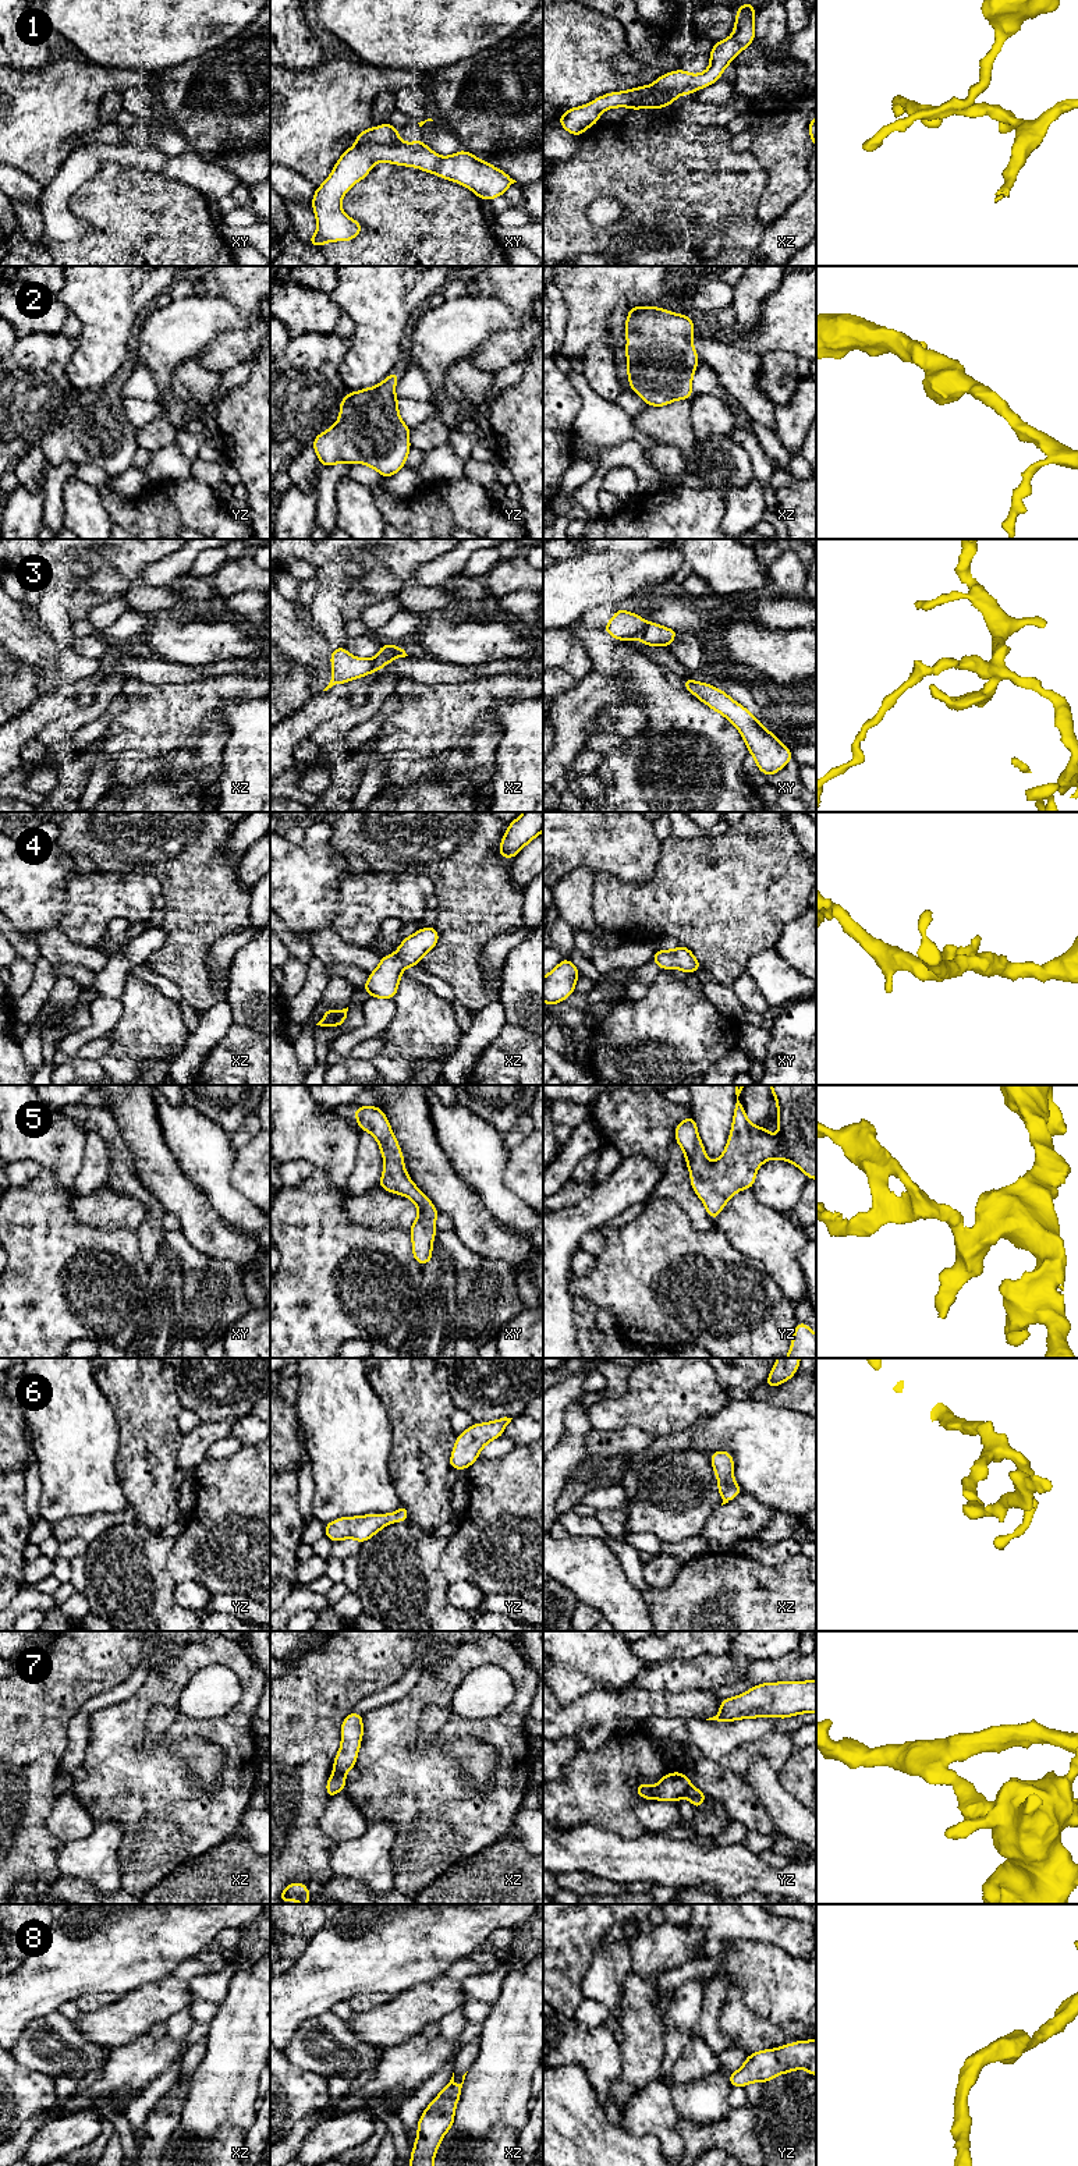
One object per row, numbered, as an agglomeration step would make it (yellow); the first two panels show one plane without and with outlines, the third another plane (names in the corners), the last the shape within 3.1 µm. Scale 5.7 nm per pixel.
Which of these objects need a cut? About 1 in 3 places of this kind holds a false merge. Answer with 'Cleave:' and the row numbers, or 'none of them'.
Cleave: 1, 3, 7

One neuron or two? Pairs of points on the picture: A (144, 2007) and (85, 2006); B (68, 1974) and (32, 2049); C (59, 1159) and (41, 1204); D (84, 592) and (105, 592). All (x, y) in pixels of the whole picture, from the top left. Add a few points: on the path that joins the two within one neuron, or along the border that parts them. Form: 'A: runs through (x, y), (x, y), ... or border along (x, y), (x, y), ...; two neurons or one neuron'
A: border along (120, 1998), (95, 2010), (81, 2013); two neurons
B: border along (57, 2012), (32, 2020), (21, 2032); two neurons
C: border along (42, 1169), (46, 1169), (73, 1197); two neurons
D: runs through (89, 592), (99, 592); one neuron

